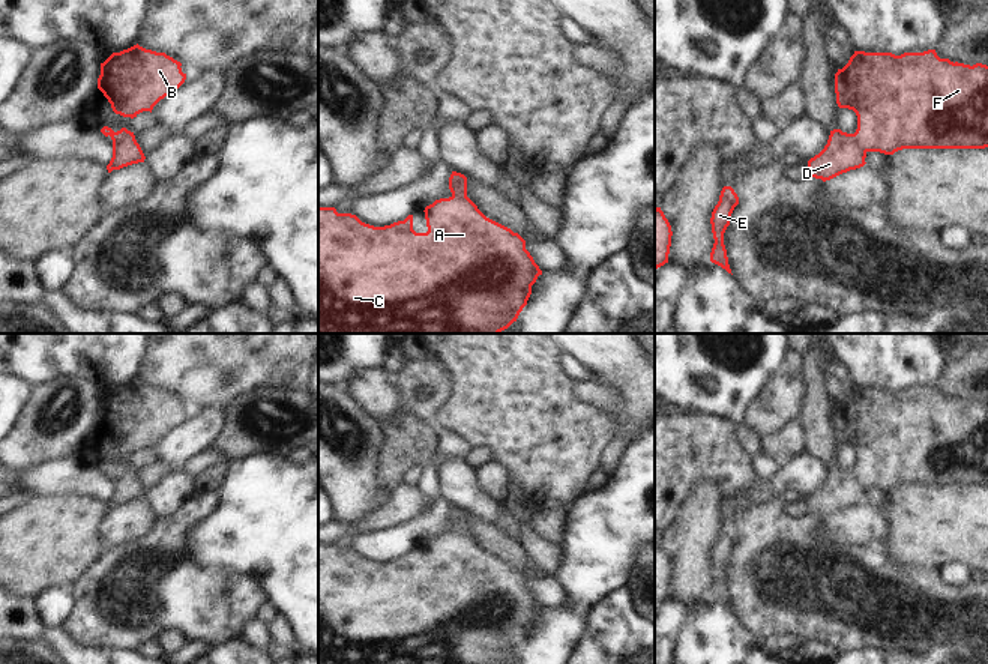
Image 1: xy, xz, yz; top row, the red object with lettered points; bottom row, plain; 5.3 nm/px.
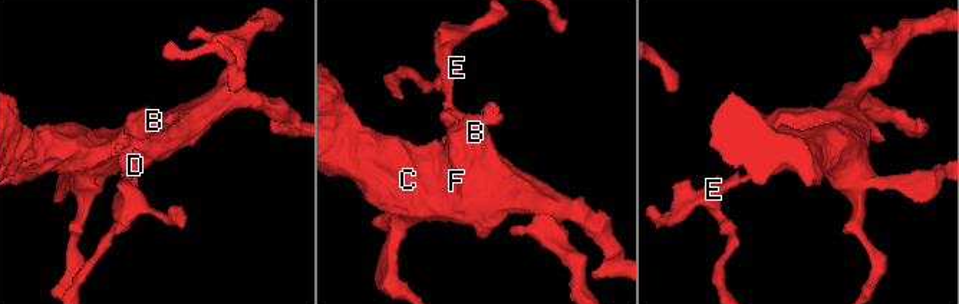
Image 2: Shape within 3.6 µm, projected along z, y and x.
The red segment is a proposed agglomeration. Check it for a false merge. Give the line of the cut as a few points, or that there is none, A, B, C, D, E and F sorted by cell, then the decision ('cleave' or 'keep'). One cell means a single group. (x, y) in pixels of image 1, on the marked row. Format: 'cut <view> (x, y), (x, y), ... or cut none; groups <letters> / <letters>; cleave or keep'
cut none; groups A B C D E F; keep

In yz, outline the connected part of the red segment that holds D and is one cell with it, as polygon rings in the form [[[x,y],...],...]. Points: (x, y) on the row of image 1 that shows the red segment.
[[[935,50],[923,53],[904,53],[895,56],[892,53],[865,53],[854,51],[848,63],[838,69],[835,74],[835,93],[836,104],[839,108],[853,110],[857,116],[857,129],[854,134],[842,132],[841,129],[830,131],[827,144],[824,149],[808,161],[808,177],[821,179],[823,182],[830,180],[842,173],[863,167],[868,152],[880,152],[884,155],[893,155],[902,149],[985,149],[988,147],[988,66],[976,63],[973,66],[950,62],[949,59],[940,59]]]

